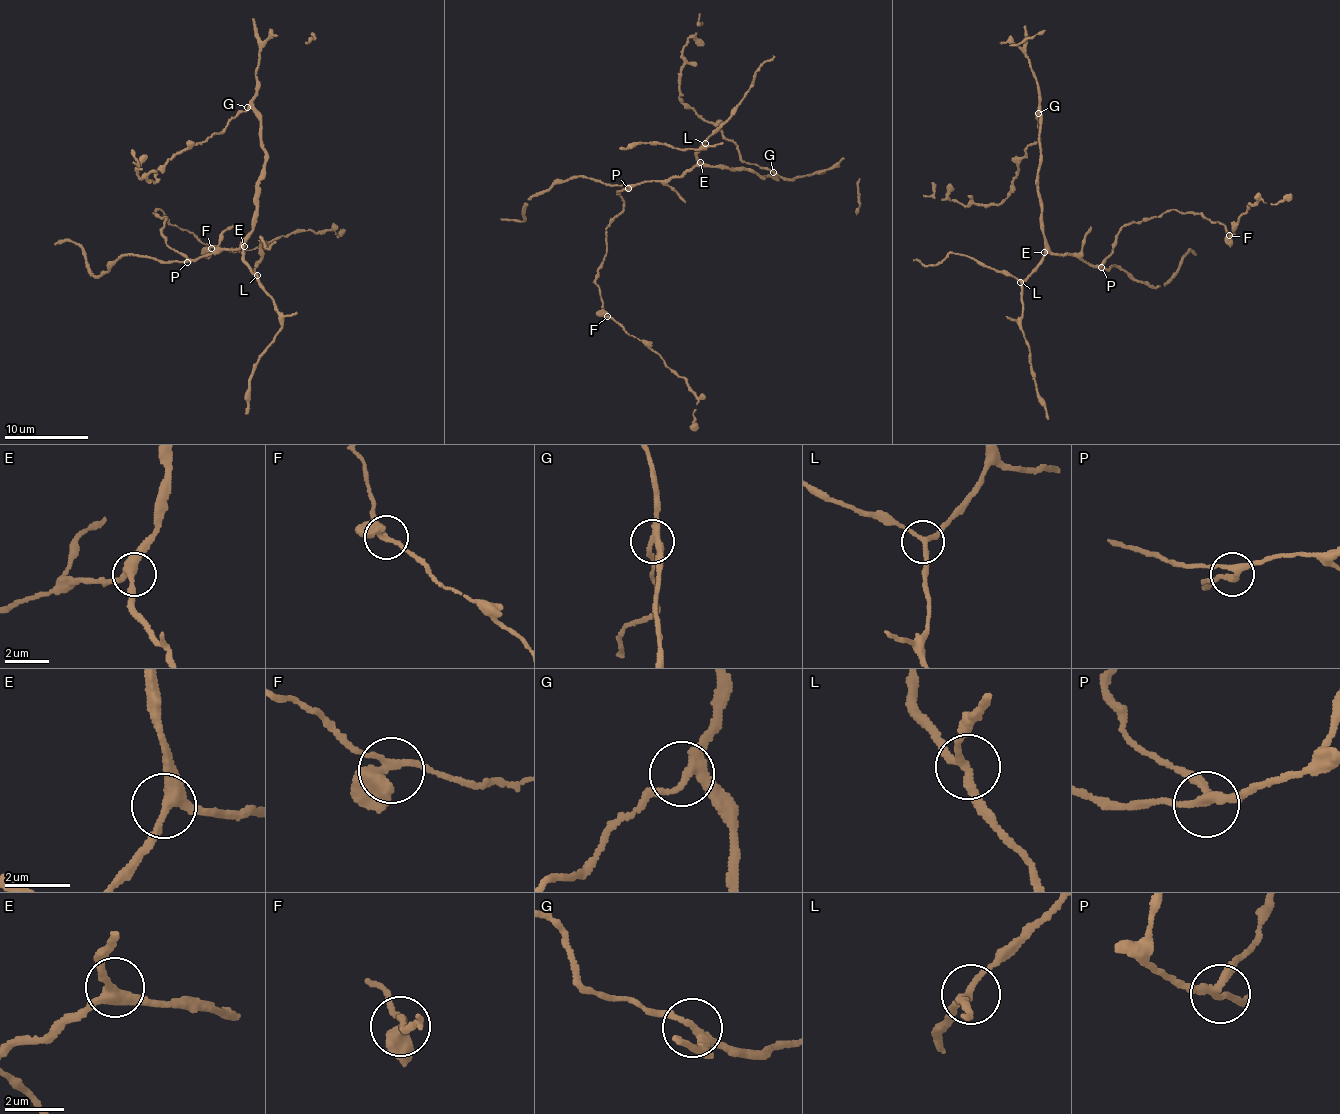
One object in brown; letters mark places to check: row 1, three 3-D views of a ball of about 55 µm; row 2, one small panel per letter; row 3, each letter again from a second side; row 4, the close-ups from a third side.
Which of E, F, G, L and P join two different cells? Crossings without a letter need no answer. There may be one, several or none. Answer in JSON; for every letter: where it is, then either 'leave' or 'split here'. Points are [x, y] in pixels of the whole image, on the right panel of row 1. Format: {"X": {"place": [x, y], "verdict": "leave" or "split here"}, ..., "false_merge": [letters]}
{"E": {"place": [1044, 252], "verdict": "leave"}, "F": {"place": [1229, 235], "verdict": "leave"}, "G": {"place": [1038, 113], "verdict": "leave"}, "L": {"place": [1020, 282], "verdict": "leave"}, "P": {"place": [1101, 267], "verdict": "leave"}, "false_merge": []}

